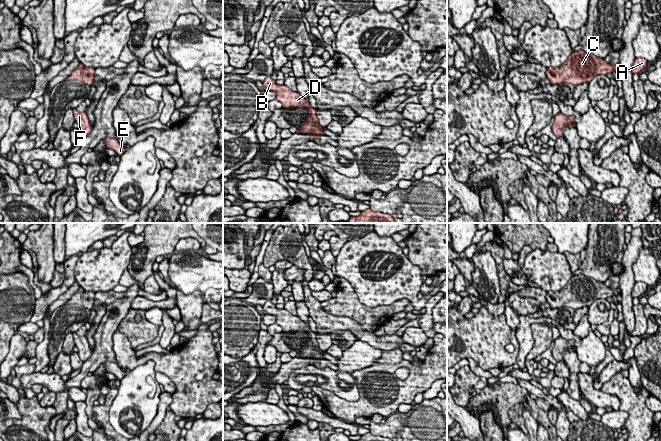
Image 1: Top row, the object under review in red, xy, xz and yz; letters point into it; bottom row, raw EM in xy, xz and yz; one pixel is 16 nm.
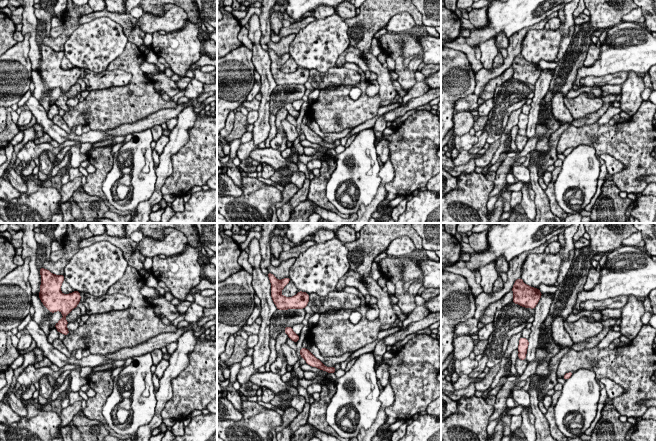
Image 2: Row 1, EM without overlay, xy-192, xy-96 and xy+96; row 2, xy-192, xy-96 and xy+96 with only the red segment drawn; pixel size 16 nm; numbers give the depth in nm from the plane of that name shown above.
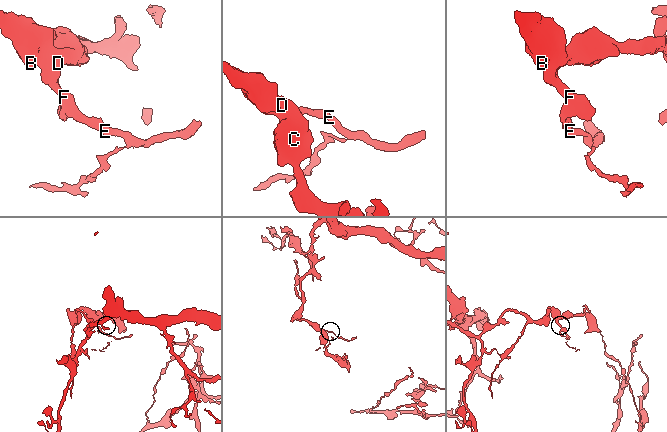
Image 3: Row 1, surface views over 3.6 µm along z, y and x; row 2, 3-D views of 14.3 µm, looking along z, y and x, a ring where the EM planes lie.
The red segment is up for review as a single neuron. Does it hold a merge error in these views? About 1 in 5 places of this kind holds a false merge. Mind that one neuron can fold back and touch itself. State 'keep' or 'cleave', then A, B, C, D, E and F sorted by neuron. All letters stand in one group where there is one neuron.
keep; A B C D E F

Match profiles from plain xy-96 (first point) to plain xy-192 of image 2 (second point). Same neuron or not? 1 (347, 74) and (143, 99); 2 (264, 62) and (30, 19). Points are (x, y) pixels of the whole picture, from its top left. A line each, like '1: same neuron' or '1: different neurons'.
1: different neurons
2: same neuron

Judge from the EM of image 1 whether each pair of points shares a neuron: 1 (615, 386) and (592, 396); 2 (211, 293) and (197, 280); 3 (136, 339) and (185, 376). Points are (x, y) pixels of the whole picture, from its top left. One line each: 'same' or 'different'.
1: different
2: different
3: different

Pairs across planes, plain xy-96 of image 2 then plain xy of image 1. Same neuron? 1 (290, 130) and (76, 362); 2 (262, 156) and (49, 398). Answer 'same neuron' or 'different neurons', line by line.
1: same neuron
2: different neurons

